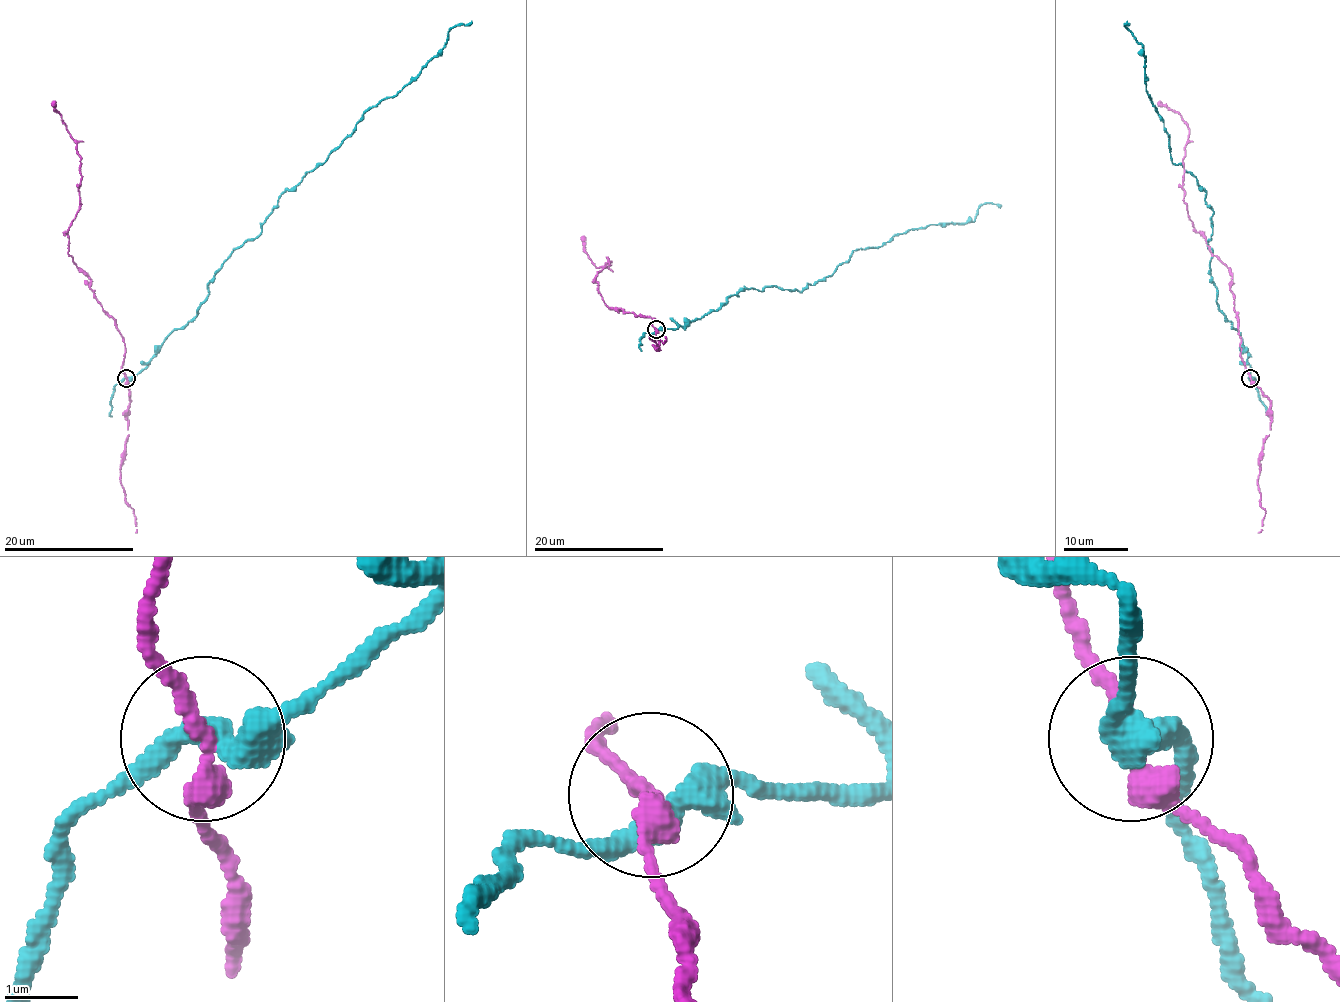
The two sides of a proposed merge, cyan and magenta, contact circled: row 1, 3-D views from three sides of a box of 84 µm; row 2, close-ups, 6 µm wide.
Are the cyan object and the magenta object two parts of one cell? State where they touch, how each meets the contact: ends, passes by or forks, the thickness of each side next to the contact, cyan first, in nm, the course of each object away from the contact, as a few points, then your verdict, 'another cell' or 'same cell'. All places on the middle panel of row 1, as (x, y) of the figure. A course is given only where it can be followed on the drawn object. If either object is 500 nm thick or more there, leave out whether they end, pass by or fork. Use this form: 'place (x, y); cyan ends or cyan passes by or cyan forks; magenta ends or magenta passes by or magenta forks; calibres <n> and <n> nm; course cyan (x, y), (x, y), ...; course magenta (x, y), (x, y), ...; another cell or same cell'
place (656, 329); cyan passes by; magenta passes by; calibres 400 and 280 nm; course cyan (655, 329), (686, 326), (745, 289), (800, 292), (853, 250), (931, 224), (972, 222), (983, 204), (1001, 206); course magenta (655, 329), (654, 318), (612, 310), (597, 290), (595, 276), (610, 261), (595, 266), (582, 235); another cell

